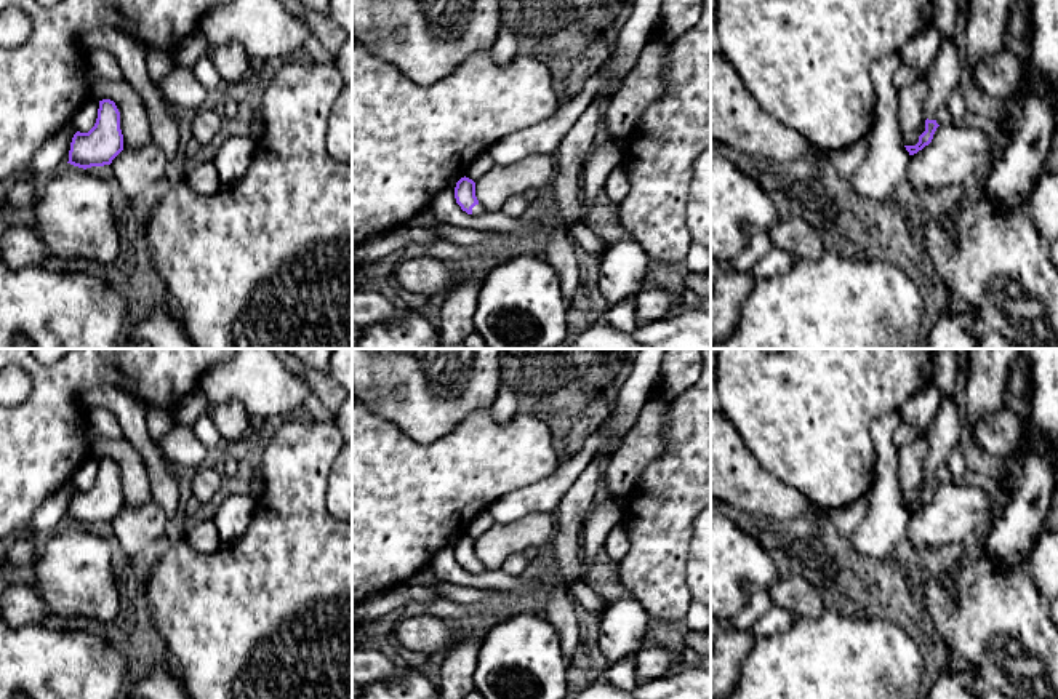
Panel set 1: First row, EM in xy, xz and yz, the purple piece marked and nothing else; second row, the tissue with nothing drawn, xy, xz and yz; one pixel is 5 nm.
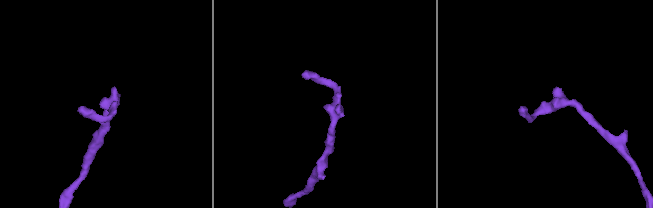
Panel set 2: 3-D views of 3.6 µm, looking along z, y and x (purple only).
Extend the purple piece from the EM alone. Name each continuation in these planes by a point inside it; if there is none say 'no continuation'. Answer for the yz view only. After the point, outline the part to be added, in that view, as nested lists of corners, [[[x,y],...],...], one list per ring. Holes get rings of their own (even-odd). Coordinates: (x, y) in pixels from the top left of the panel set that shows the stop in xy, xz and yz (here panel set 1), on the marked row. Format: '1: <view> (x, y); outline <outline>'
1: yz (943, 75); outline [[[943,37],[941,46],[924,80],[928,85],[928,96],[925,99],[927,118],[935,120],[936,110],[948,104],[949,96],[960,85],[960,59],[951,37]]]

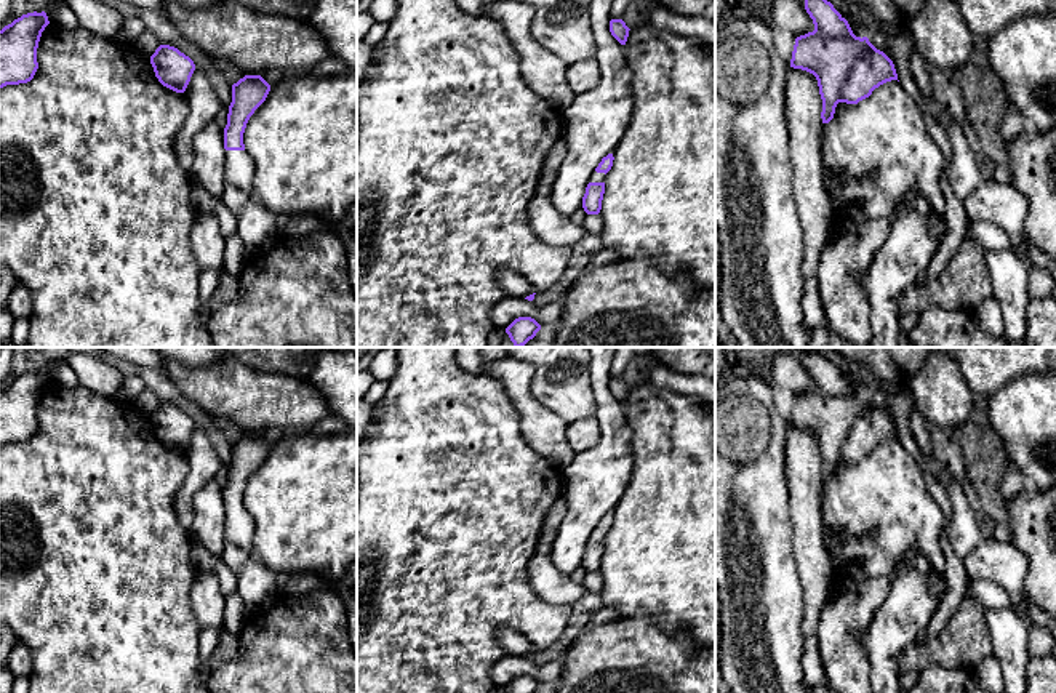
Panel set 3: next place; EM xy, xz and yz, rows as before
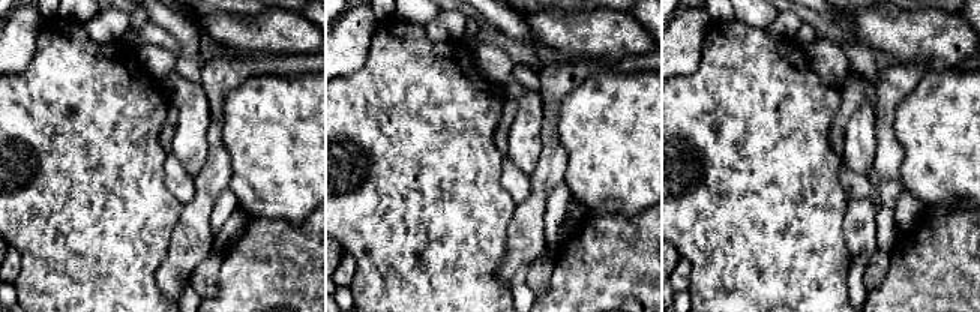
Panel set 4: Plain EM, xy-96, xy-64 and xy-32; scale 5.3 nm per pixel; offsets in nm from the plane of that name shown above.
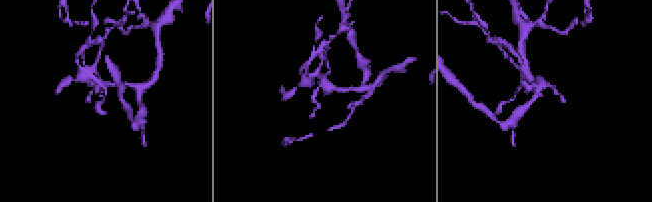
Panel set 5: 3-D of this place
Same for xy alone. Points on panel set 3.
1: xy (239, 170); outline [[[226,150],[224,184],[253,194],[254,162],[246,150]]]

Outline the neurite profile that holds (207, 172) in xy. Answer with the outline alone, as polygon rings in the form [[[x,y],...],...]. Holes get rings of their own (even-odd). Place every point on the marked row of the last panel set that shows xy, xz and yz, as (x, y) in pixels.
[[[213,120],[194,138],[194,163],[189,170],[194,186],[221,198],[224,192],[224,165],[224,130]]]

